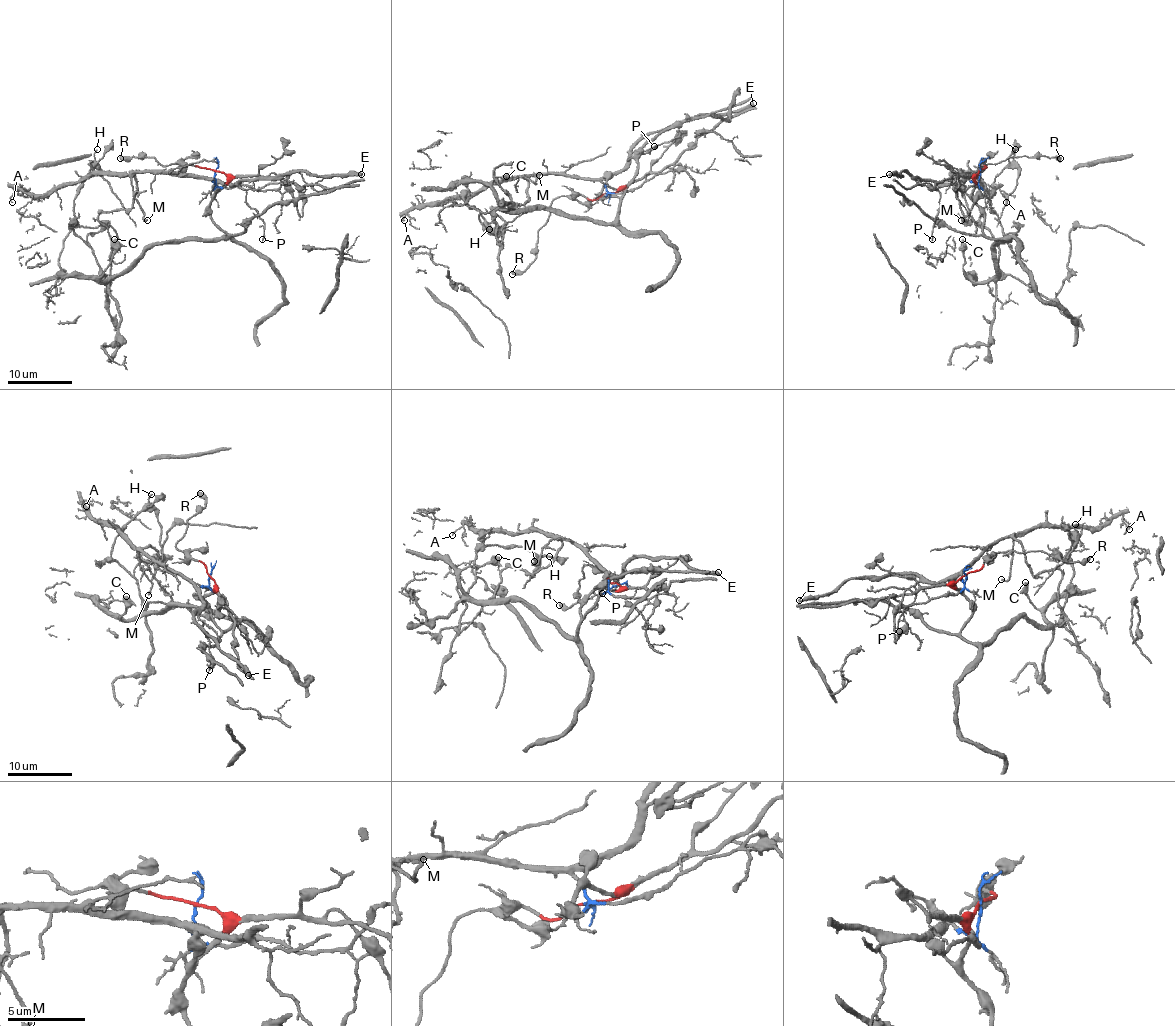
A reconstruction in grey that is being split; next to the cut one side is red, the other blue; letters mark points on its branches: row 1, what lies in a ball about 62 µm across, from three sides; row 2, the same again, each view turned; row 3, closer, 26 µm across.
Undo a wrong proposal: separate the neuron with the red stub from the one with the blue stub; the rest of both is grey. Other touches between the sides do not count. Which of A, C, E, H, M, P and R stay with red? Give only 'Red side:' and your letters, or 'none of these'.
Red side: C, H, R

